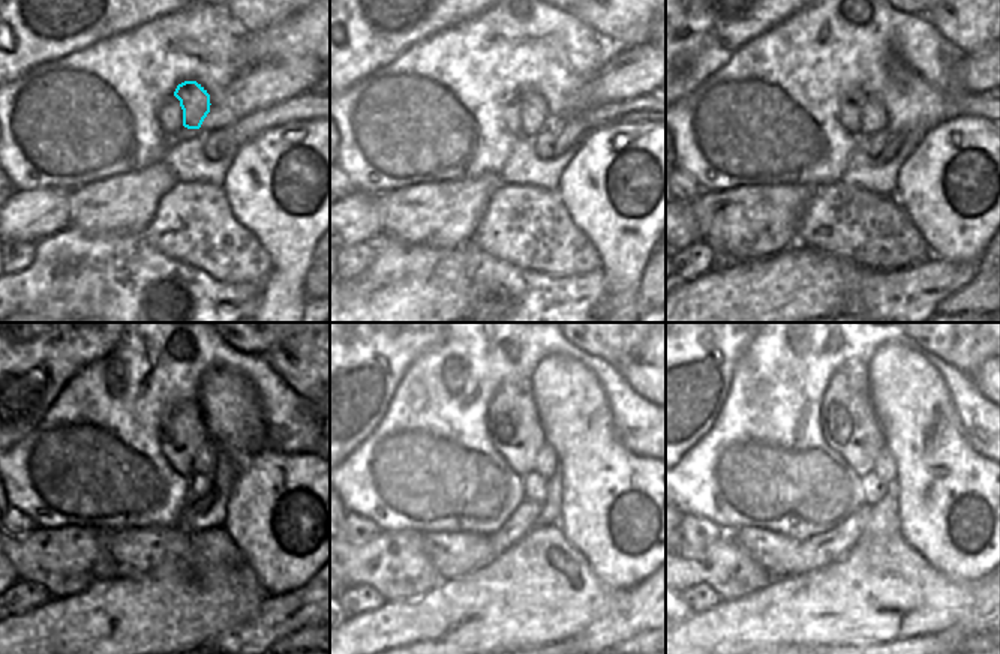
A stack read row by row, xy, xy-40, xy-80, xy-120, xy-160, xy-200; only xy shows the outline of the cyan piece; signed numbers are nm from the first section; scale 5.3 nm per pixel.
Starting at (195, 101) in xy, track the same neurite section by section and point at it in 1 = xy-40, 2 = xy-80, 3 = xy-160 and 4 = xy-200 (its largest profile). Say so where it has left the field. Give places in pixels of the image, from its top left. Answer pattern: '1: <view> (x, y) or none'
1: xy-40 (535, 117)
2: xy-80 (873, 119)
3: xy-160 (546, 462)
4: xy-200 (885, 467)

